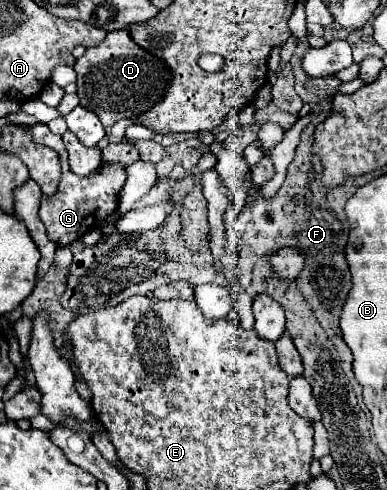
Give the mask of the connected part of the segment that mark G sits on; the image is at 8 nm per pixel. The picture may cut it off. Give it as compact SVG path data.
M35 124L29 128L33 132L35 142L51 146L55 152L59 152L59 162L61 164L61 178L57 192L49 198L43 196L41 198L41 208L39 208L39 216L41 222L45 224L47 232L49 232L49 240L53 240L59 246L69 246L71 242L79 240L83 234L87 234L87 230L91 230L91 226L101 226L107 218L107 214L111 214L113 210L113 200L117 200L123 184L125 184L125 168L123 166L101 166L97 172L93 172L87 178L81 178L77 174L73 174L69 170L67 164L67 150L62 140L62 136L53 134L45 124Z

